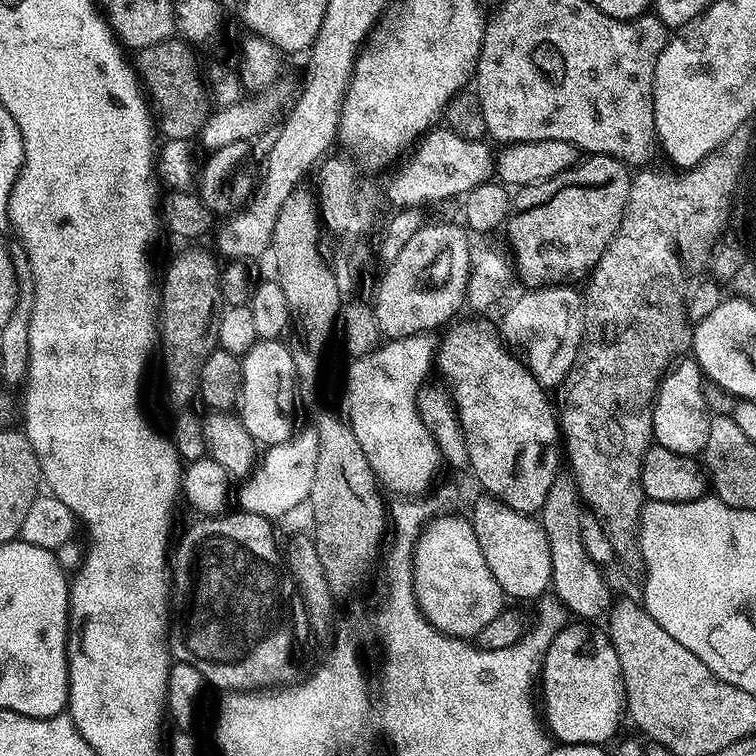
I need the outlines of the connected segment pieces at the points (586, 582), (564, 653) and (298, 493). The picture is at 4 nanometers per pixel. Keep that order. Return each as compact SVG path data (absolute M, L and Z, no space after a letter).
M568 470L557 471L546 490L538 519L542 530L546 530L546 542L550 542L550 570L552 571L551 591L565 609L573 612L573 617L585 621L595 621L595 616L603 617L610 604L610 595L600 574L601 565L595 564L582 546L578 534L578 518L582 511L580 491L576 488L576 478Z
M588 622L565 623L560 633L550 642L544 655L542 669L542 688L544 684L544 704L542 700L542 716L546 728L553 737L557 736L560 744L594 744L607 745L607 740L620 728L620 715L626 712L624 698L624 681L620 678L618 654L608 640L607 631L603 627L592 628Z
M310 434L300 435L295 435L284 443L269 445L265 449L265 456L263 453L251 476L241 483L243 486L238 498L239 507L243 511L274 520L277 519L276 516L307 501L310 485L314 480L314 463L317 462L316 440Z

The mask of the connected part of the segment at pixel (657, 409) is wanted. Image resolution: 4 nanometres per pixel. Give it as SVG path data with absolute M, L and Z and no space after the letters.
M680 358L664 374L660 388L656 392L656 403L652 406L652 439L666 450L674 450L674 454L682 454L693 458L699 457L706 446L706 438L710 438L710 422L712 416L702 396L705 382L699 364L692 358Z

